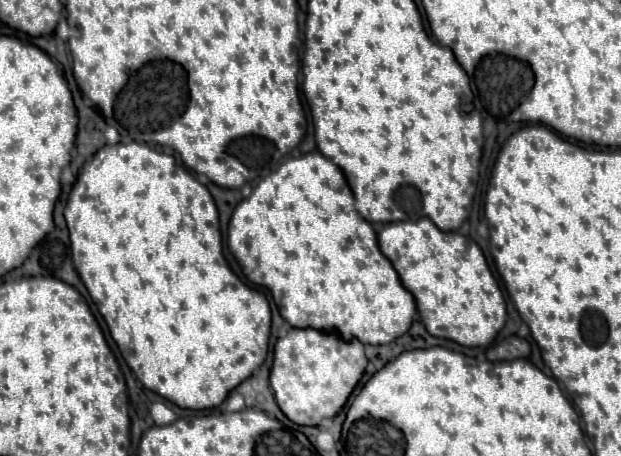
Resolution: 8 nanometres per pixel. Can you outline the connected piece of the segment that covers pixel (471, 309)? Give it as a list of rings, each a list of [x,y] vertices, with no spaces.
[[[420,218],[418,222],[392,222],[378,234],[378,244],[382,254],[392,262],[398,272],[402,286],[414,296],[418,314],[428,334],[436,338],[446,338],[458,342],[460,346],[488,346],[506,322],[506,304],[502,292],[488,270],[482,250],[470,238],[458,232],[442,232],[430,218]]]

